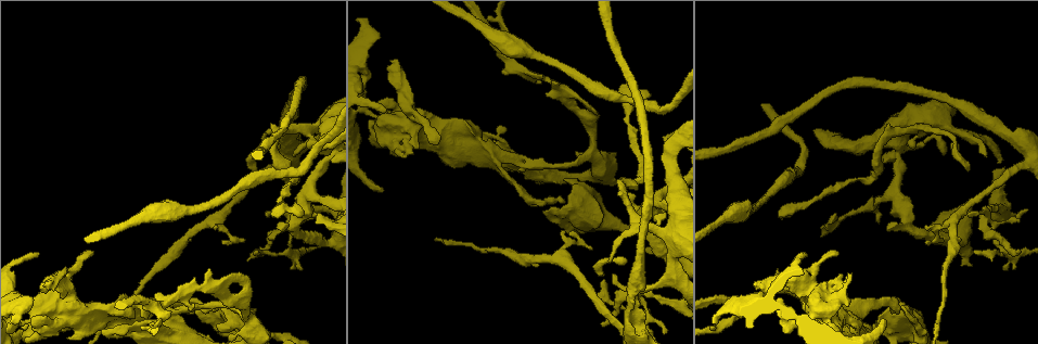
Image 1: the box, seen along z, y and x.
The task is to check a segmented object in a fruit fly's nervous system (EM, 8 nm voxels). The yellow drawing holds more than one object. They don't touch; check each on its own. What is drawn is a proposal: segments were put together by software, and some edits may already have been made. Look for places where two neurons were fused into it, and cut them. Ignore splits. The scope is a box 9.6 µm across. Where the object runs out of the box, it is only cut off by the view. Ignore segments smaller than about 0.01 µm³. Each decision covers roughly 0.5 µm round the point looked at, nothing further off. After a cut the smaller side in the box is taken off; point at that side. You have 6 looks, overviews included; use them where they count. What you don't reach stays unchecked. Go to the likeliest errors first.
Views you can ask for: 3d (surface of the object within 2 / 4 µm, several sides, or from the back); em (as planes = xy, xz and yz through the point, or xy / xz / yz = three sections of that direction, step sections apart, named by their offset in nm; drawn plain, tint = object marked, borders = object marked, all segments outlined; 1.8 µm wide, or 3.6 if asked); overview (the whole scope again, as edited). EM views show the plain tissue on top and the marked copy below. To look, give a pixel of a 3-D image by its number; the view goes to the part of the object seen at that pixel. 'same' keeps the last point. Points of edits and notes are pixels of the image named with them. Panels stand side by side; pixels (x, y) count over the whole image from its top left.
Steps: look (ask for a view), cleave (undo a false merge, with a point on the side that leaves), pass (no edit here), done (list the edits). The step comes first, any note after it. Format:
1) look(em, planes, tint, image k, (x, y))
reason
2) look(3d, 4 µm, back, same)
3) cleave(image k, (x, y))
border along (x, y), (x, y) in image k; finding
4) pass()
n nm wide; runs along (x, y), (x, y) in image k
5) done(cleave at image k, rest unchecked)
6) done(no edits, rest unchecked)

look(3d, 4 µm, image 1, (639, 293))
arms run side by side

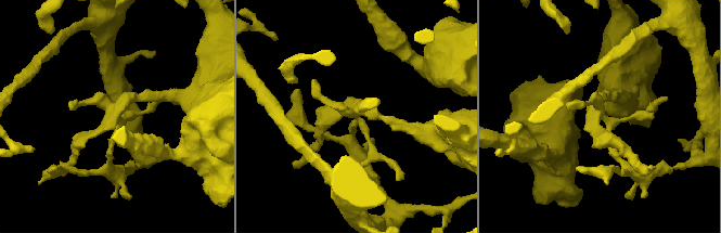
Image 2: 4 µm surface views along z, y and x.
look(em, xy, step 4, tint, image 2, (358, 111))
now the EM

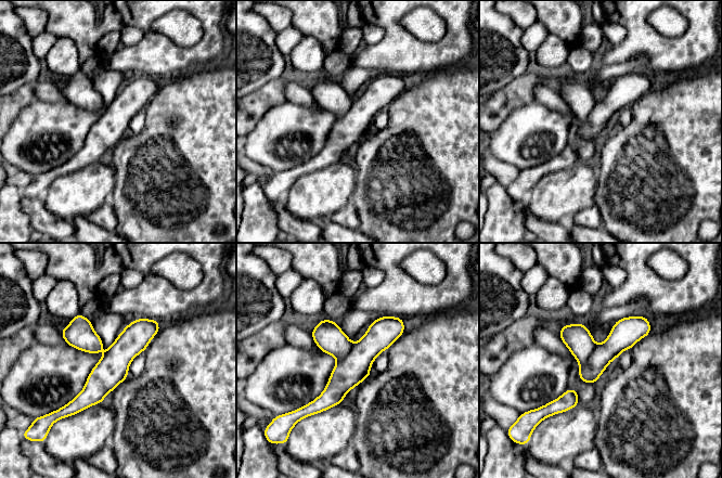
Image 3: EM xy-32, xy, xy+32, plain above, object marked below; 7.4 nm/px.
look(em, planes, tint, same)
cut it another way

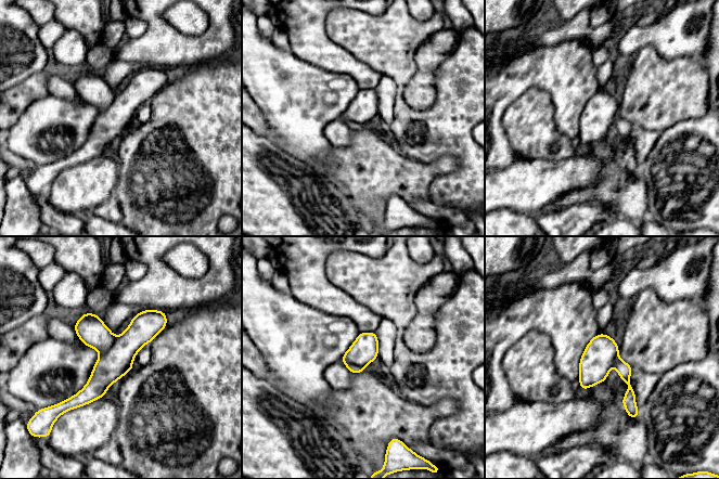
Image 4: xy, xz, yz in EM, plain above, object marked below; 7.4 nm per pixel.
cleave(image 4, (91, 331))
the part that leaves runs along (618, 361), (630, 386), (634, 415) in image 4; two neurons meet here

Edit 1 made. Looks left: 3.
look(3d, 2 µm, back, image 1, (176, 321))
sharp bend

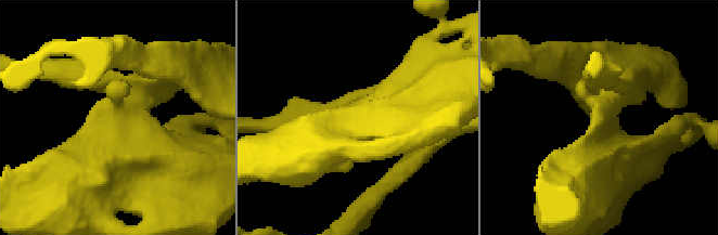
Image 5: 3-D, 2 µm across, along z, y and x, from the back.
look(em, planes, tint, image 5, (602, 113))

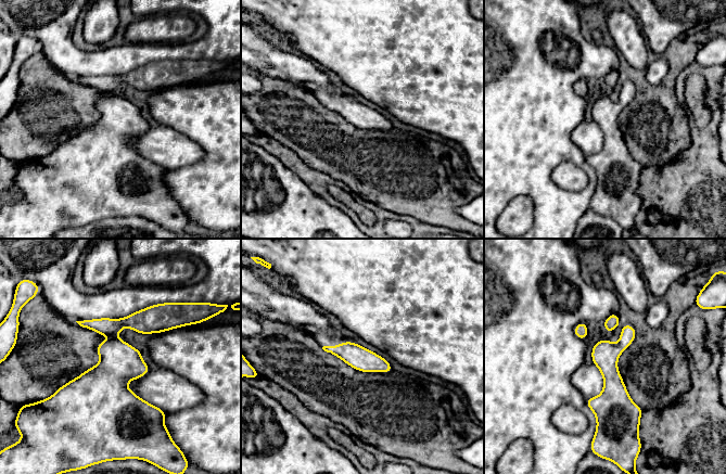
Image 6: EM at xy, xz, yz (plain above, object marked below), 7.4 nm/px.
pass()
runs along (628, 327), (600, 425) in image 6; all the same neuron

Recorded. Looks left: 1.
done(cleave at image 4, rest unchecked)

